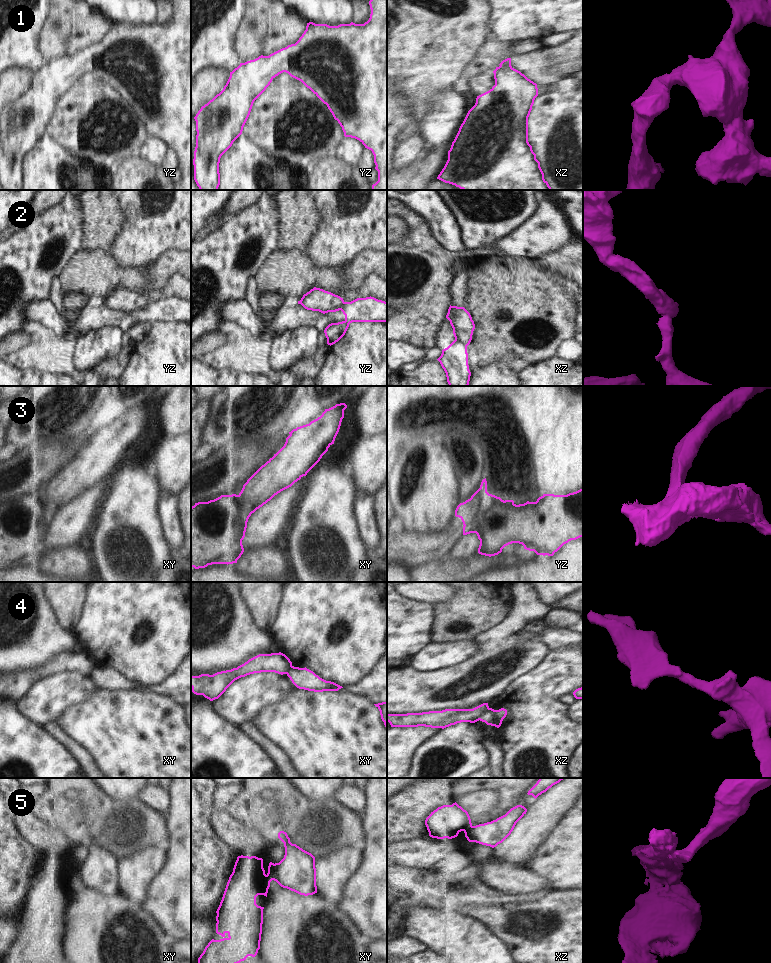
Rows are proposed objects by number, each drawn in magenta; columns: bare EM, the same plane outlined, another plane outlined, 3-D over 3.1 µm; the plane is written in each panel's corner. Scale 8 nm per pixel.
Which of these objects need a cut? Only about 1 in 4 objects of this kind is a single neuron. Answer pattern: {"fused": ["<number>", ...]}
{"fused": ["2", "3", "4", "5"]}

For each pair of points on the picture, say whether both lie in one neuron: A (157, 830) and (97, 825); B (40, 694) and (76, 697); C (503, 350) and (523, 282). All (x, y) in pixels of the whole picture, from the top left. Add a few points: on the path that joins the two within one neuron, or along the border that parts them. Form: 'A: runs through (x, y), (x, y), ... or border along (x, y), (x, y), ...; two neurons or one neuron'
A: runs through (141, 828), (132, 825), (120, 833), (113, 826); one neuron
B: runs through (49, 694), (67, 694); one neuron
C: runs through (505, 333), (518, 319), (518, 299); one neuron

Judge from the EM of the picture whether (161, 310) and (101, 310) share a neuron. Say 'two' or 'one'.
one

